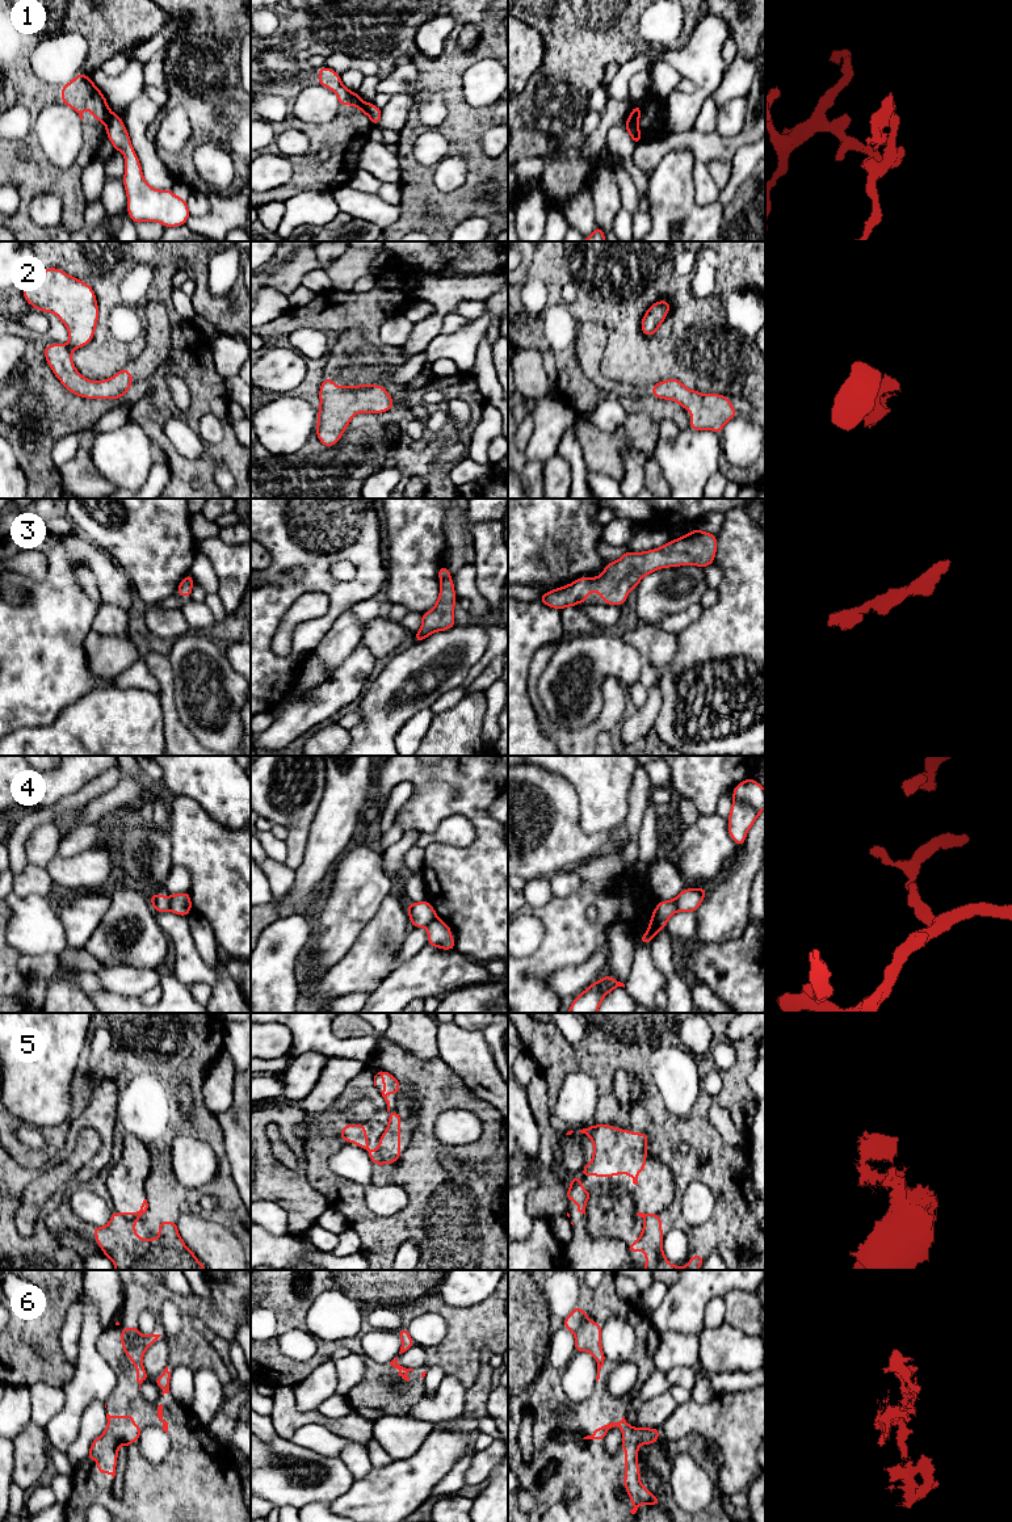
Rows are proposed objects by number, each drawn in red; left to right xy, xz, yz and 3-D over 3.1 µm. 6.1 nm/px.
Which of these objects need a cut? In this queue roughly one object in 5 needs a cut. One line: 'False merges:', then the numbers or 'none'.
False merges: 1, 4, 5

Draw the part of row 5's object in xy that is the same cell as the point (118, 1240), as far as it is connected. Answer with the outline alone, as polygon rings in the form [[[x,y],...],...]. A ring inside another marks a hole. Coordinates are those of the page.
[[[113,1211],[108,1225],[92,1227],[92,1229],[96,1244],[113,1261],[116,1270],[206,1270],[196,1254],[186,1248],[175,1222],[160,1220],[158,1239],[139,1239],[135,1232],[135,1220],[126,1220]]]

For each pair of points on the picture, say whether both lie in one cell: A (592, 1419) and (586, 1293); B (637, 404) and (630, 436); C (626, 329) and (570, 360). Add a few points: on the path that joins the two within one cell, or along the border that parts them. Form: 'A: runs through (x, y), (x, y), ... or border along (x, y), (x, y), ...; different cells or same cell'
A: runs through (600, 1387), (601, 1359), (588, 1338), (588, 1324); same cell
B: border along (632, 412), (646, 412), (656, 423); different cells
C: runs through (612, 344), (592, 364), (584, 366); same cell

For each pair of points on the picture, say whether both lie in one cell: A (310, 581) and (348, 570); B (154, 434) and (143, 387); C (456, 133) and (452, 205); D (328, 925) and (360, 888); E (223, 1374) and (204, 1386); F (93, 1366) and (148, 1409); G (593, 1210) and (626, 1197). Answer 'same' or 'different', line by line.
A: different
B: same
C: same
D: same
E: different
F: different
G: same

